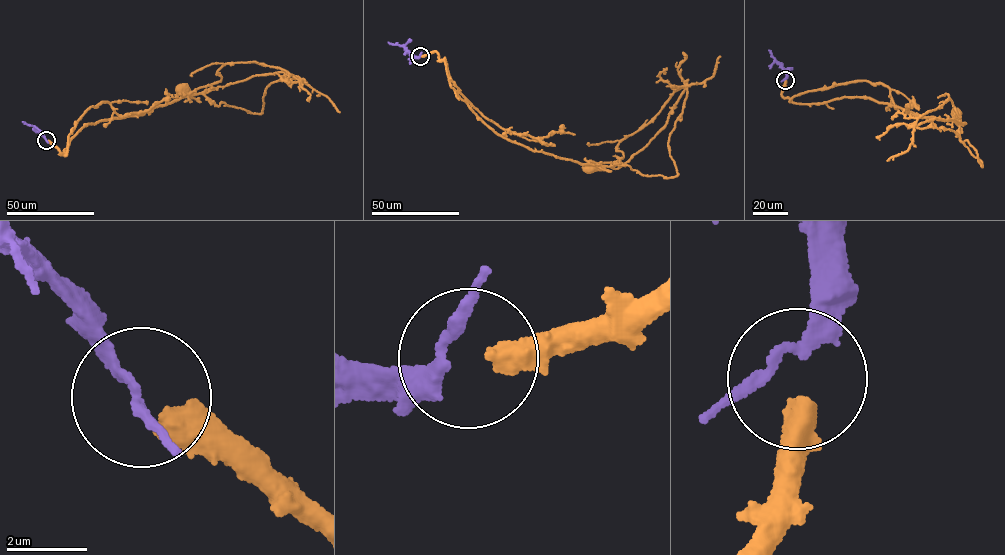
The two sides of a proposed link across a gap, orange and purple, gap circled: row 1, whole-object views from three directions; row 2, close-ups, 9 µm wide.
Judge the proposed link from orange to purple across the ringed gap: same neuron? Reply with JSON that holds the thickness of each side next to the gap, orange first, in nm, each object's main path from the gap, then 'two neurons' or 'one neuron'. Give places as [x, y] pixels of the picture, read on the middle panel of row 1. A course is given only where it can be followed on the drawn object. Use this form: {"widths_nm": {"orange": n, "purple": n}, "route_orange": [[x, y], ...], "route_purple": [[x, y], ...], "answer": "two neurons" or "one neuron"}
{"widths_nm": {"orange": 550, "purple": 280}, "route_orange": [[421, 56], [435, 52], [444, 61], [449, 85], [498, 134], [534, 151], [604, 169], [590, 168]], "route_purple": [[420, 56], [388, 42]], "answer": "two neurons"}

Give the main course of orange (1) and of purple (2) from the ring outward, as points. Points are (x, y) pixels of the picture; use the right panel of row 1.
1: (785, 80), (781, 95), (792, 102), (825, 103), (855, 97), (872, 98), (922, 118), (960, 123), (956, 115)
2: (785, 79), (785, 71), (768, 50)

